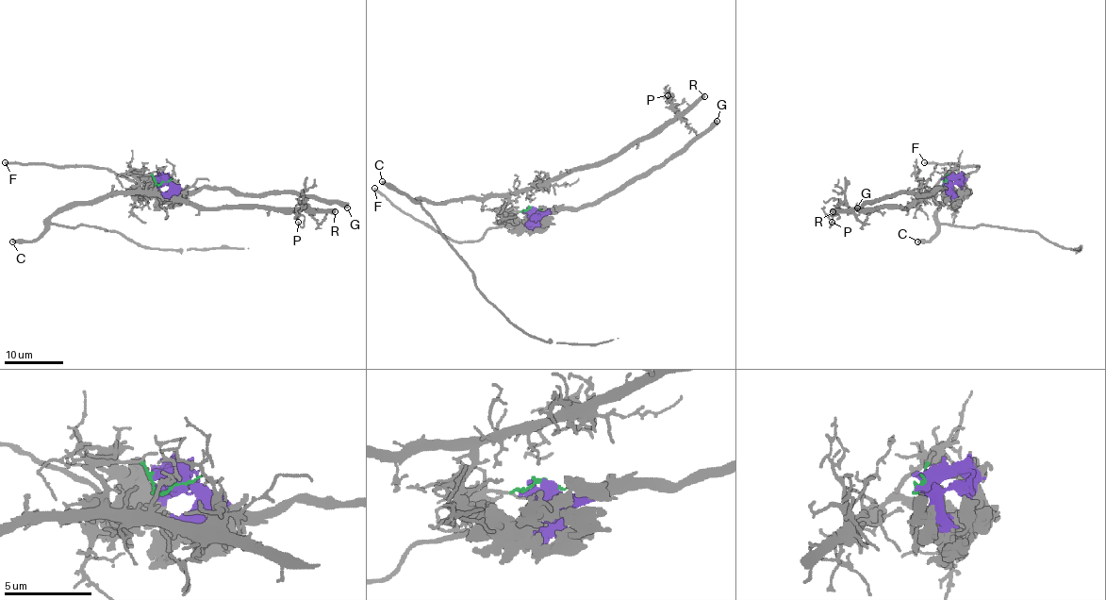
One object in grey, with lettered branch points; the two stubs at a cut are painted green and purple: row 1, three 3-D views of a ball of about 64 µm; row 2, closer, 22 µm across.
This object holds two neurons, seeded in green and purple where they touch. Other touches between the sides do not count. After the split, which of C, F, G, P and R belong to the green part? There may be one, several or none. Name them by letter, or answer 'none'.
C, P, R

